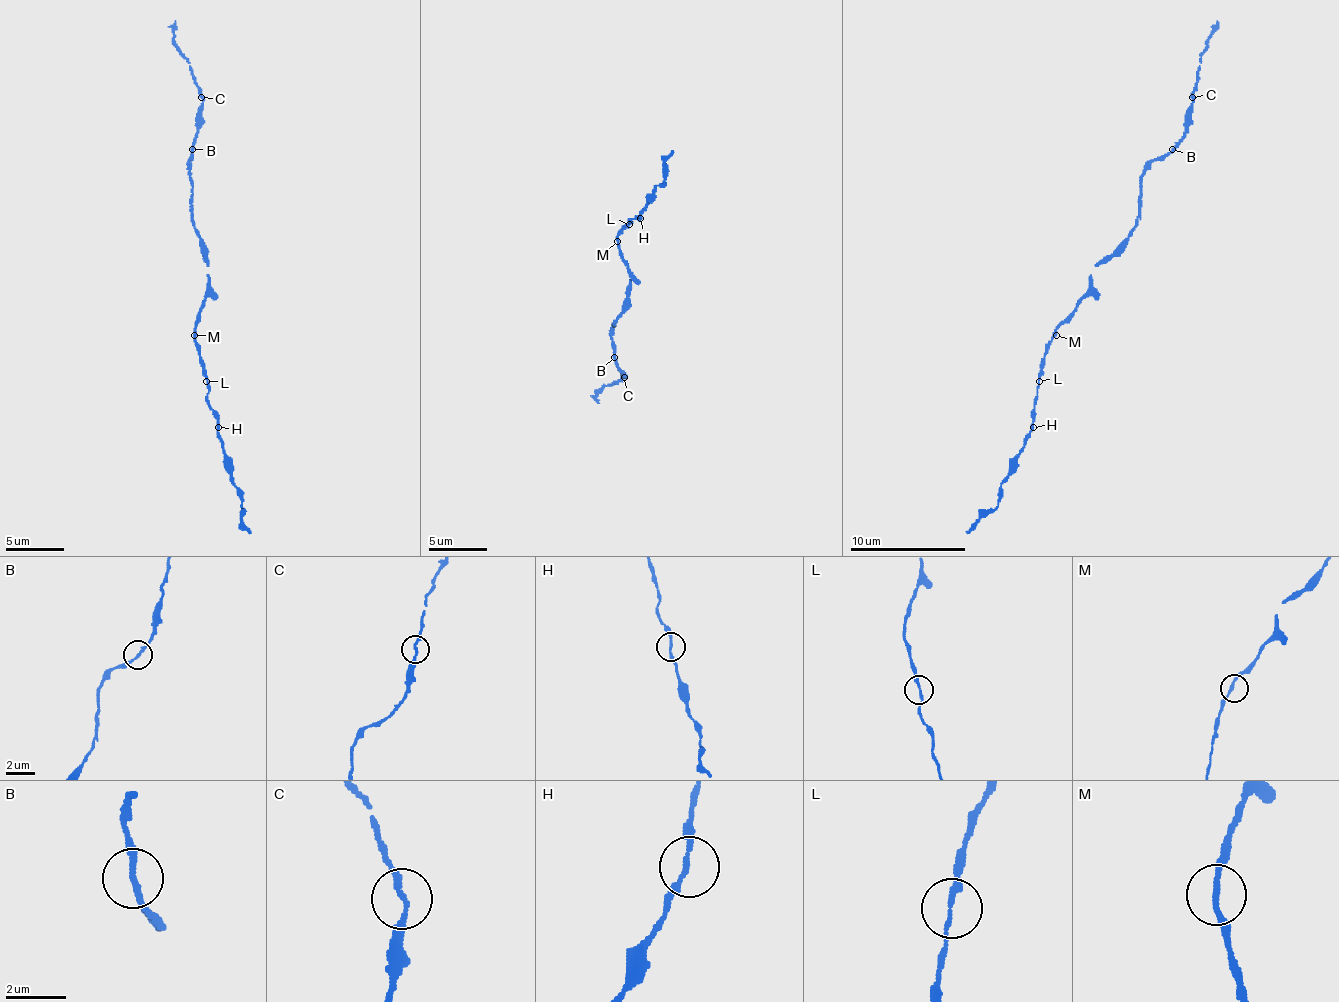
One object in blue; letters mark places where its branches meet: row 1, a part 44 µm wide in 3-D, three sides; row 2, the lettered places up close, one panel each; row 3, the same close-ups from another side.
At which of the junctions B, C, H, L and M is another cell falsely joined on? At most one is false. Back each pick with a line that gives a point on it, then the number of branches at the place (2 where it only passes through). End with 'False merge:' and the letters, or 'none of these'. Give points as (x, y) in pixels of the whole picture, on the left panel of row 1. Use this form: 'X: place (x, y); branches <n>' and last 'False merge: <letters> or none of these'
False merge: none of these

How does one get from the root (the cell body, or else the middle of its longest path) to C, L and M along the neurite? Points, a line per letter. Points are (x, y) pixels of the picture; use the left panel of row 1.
C: (206, 277), (206, 245), (192, 224), (189, 160), (197, 134), (200, 97)
L: (206, 277), (209, 294), (194, 329), (194, 343), (206, 381)
M: (206, 277), (209, 294), (197, 317), (194, 335)

